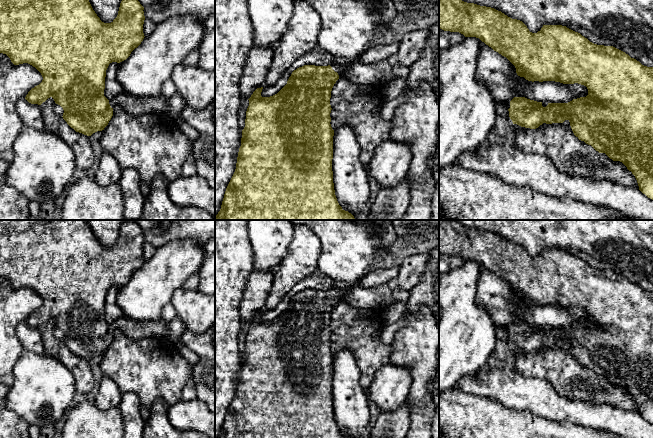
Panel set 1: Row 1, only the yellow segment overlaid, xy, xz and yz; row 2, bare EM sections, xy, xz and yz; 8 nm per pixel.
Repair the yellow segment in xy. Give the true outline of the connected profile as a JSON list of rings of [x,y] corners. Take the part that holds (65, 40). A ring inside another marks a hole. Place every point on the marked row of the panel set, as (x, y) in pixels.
[[[0,0],[0,53],[6,54],[14,65],[28,63],[41,73],[43,77],[42,82],[32,88],[25,97],[29,103],[41,105],[48,98],[52,97],[55,103],[63,108],[64,113],[62,117],[67,122],[67,124],[76,132],[91,136],[97,131],[104,130],[113,116],[113,108],[115,106],[122,107],[127,113],[134,117],[149,113],[167,112],[168,98],[160,94],[157,96],[134,96],[124,92],[118,94],[112,100],[108,100],[104,96],[106,70],[109,64],[112,62],[120,63],[126,60],[130,56],[131,52],[141,44],[145,37],[143,33],[143,24],[145,20],[143,10],[144,7],[138,0],[122,0],[117,17],[111,23],[104,23],[93,10],[89,0]]]

